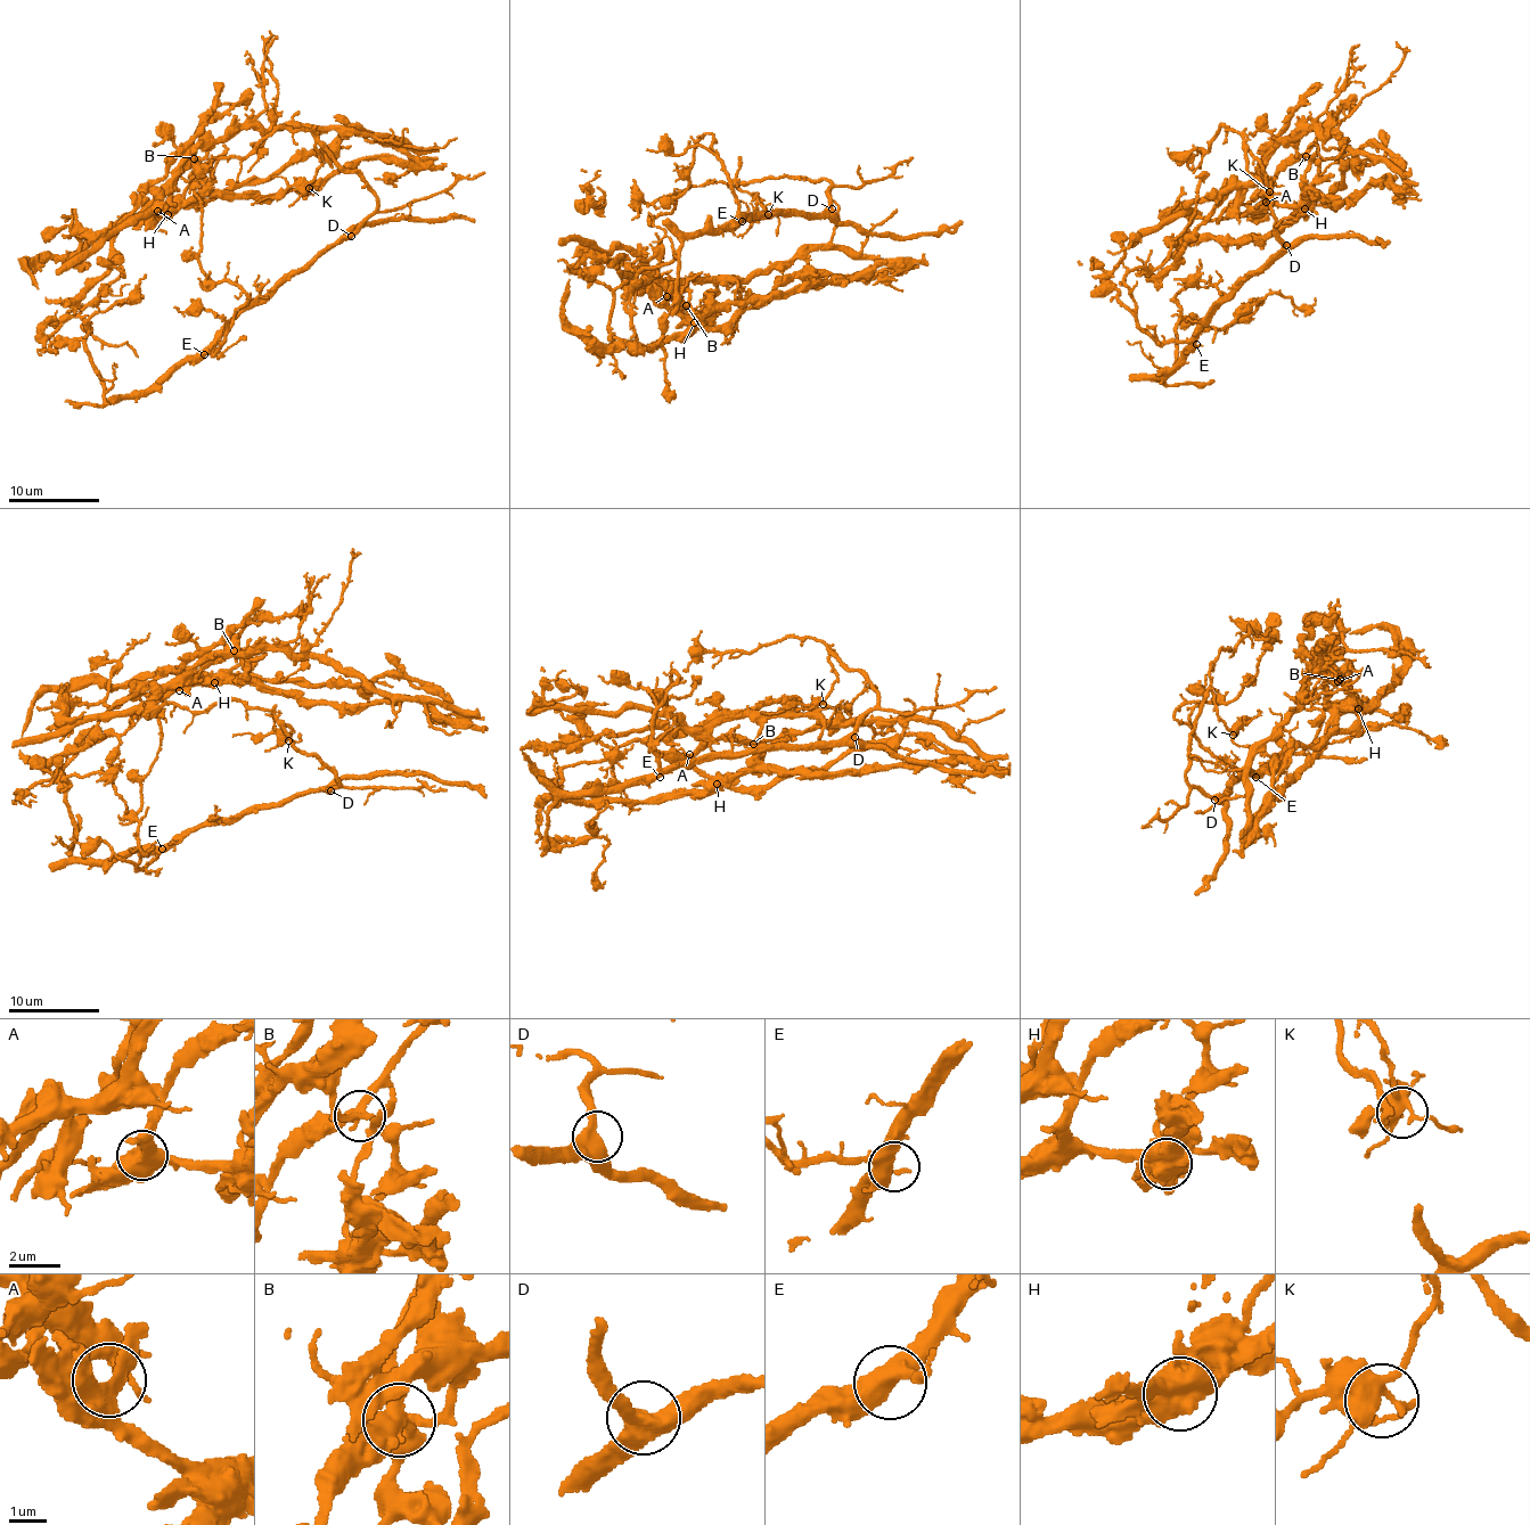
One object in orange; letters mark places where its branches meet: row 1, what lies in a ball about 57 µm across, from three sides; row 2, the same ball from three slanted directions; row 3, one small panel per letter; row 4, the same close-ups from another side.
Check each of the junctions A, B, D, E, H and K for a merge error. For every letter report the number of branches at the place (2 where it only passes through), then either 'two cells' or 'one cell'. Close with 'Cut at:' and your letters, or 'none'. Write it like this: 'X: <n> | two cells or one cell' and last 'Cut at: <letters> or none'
A: 2 | one cell
B: 4 | two cells
D: 3 | one cell
E: 3 | one cell
H: 2 | two cells
K: 4 | one cell
Cut at: B, H

